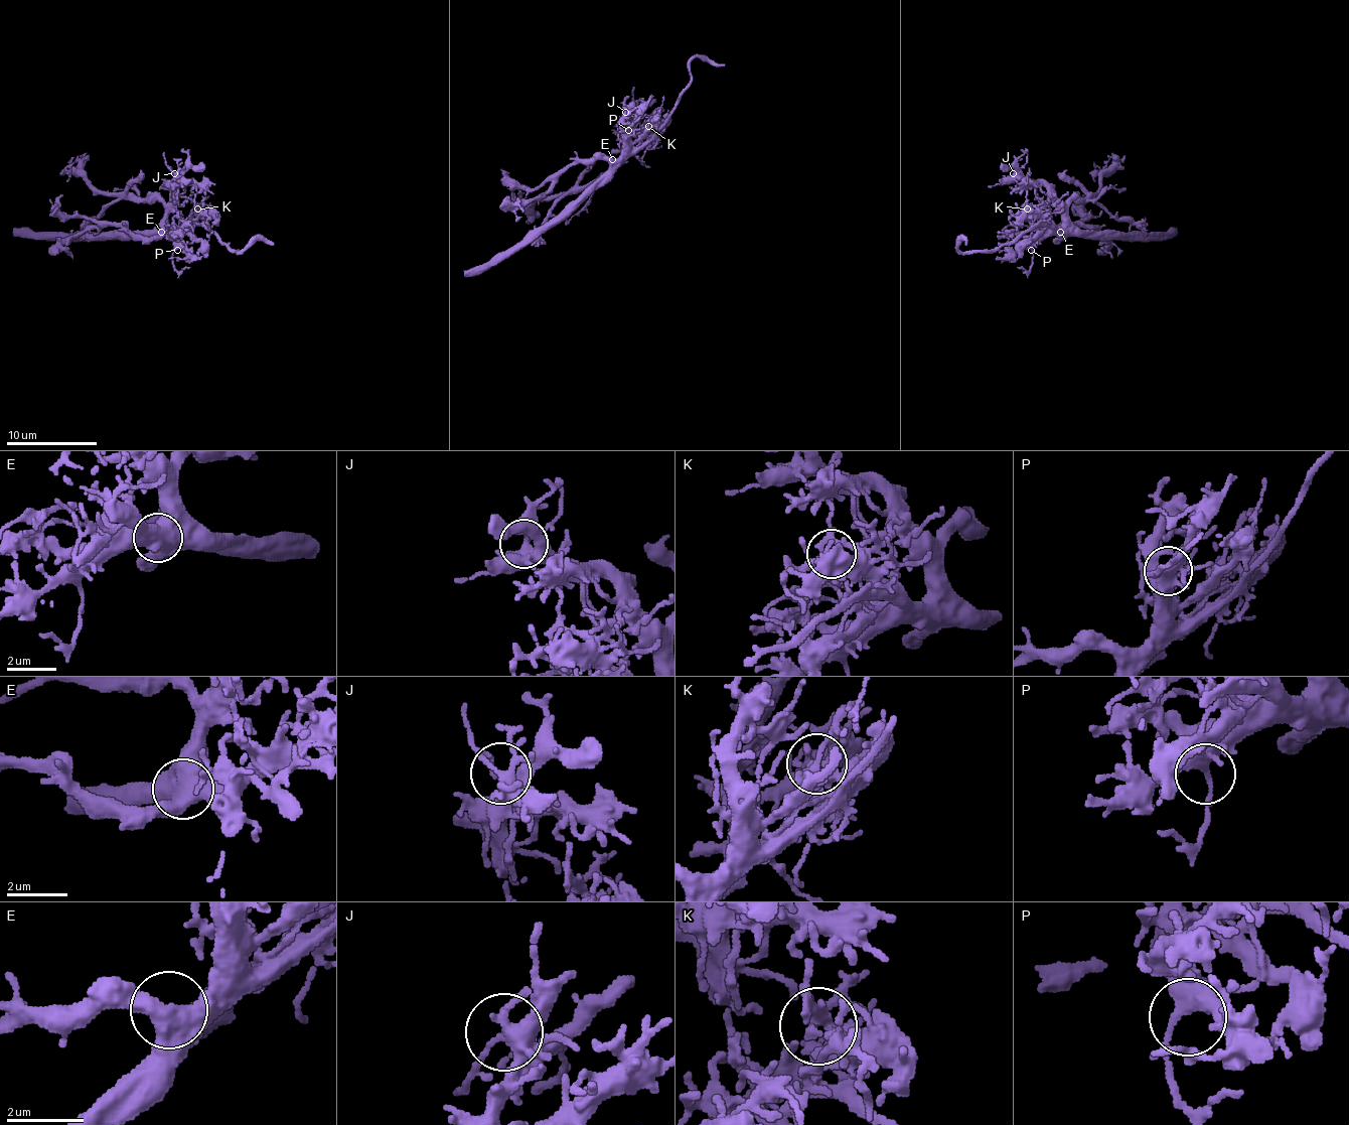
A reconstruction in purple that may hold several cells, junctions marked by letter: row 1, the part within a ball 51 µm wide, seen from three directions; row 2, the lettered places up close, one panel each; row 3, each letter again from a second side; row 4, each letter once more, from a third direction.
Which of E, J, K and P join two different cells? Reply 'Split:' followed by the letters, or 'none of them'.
Split: none of them

